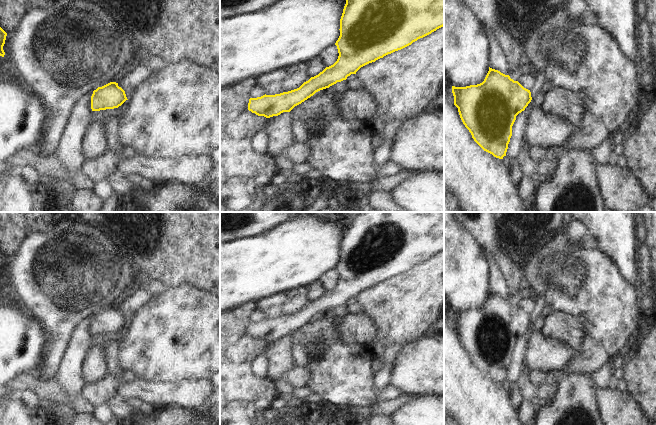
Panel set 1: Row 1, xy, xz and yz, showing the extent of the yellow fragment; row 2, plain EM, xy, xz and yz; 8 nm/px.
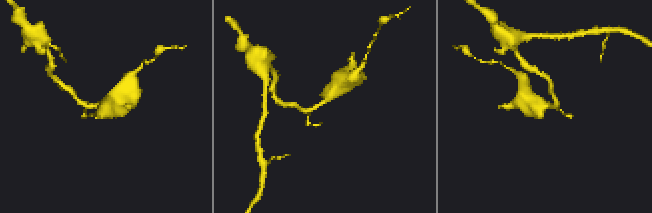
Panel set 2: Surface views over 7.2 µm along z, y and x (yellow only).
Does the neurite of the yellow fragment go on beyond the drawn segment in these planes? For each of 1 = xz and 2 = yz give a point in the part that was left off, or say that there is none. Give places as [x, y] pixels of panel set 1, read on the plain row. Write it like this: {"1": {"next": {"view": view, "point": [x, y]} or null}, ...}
{"1": {"next": null}, "2": {"next": null}}

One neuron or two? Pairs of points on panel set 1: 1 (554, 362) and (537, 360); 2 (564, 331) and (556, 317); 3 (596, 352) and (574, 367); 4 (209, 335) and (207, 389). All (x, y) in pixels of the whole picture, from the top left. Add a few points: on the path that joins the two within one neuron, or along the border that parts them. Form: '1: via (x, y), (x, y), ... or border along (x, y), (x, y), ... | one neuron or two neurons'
1: via (550, 360), (541, 360) | one neuron
2: via (564, 328), (556, 320) | one neuron
3: via (591, 357), (579, 364) | one neuron
4: border along (207, 379), (187, 379), (184, 381) | two neurons

